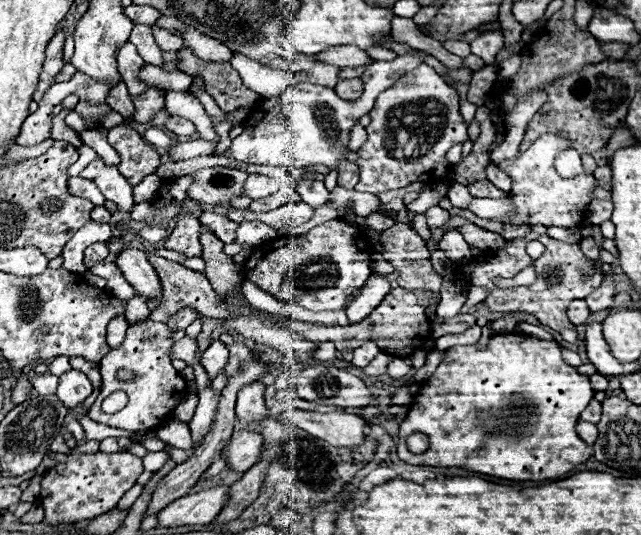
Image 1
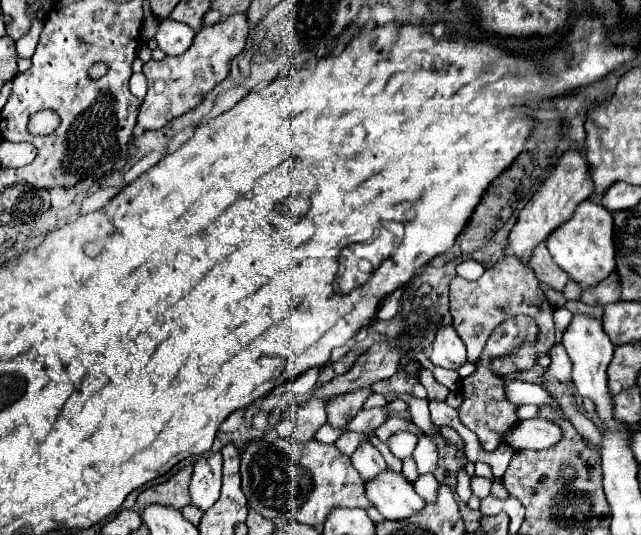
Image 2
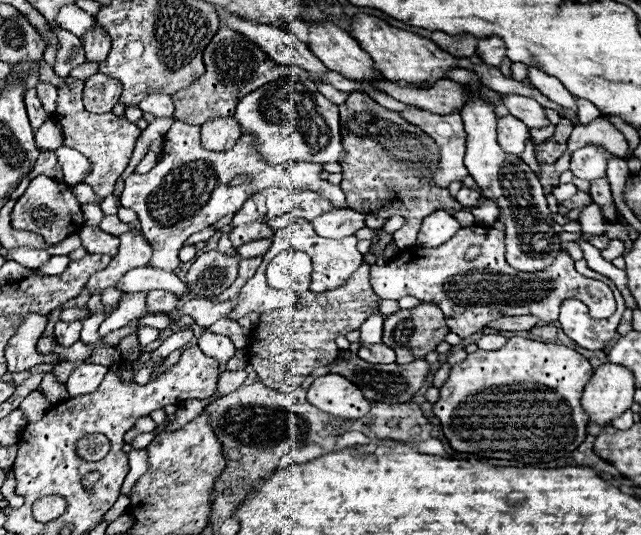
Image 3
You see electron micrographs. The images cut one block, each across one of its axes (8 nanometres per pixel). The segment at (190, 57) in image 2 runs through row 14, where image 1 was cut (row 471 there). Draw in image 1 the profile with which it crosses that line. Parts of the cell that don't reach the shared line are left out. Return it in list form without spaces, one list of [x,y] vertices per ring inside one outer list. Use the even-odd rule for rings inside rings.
[[[234,430],[232,438],[224,444],[222,456],[226,458],[228,468],[244,474],[258,462],[258,454],[262,450],[262,436],[248,430]]]

